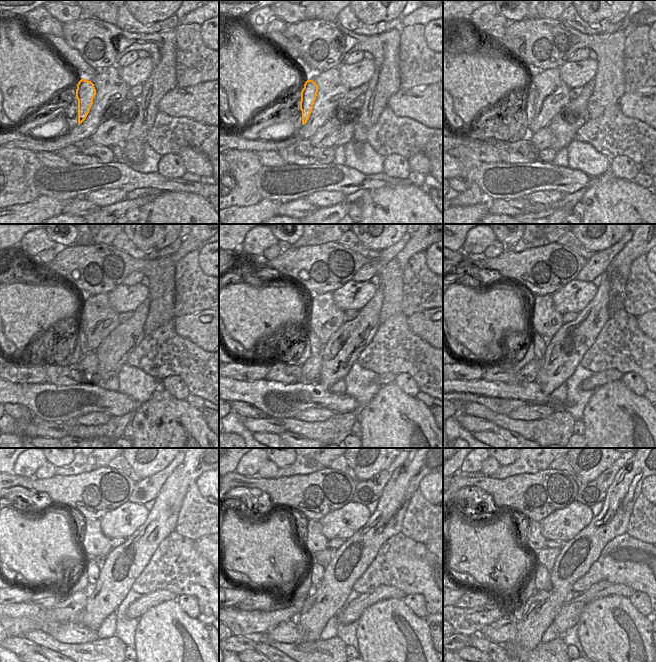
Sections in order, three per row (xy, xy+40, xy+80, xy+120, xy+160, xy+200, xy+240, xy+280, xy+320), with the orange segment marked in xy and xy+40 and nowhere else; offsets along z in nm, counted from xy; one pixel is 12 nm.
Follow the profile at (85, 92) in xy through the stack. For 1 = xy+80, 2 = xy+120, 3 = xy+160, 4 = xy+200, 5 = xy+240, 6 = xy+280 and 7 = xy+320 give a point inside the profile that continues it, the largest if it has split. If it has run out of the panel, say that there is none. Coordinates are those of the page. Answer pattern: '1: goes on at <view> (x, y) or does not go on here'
1: goes on at xy+80 (531, 96)
2: goes on at xy+120 (81, 336)
3: goes on at xy+160 (311, 339)
4: goes on at xy+200 (540, 344)
5: goes on at xy+240 (92, 568)
6: goes on at xy+280 (316, 570)
7: goes on at xy+320 (541, 574)

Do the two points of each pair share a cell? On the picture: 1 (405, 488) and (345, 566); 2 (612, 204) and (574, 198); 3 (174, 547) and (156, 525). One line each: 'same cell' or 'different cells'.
1: same cell
2: different cells
3: different cells

